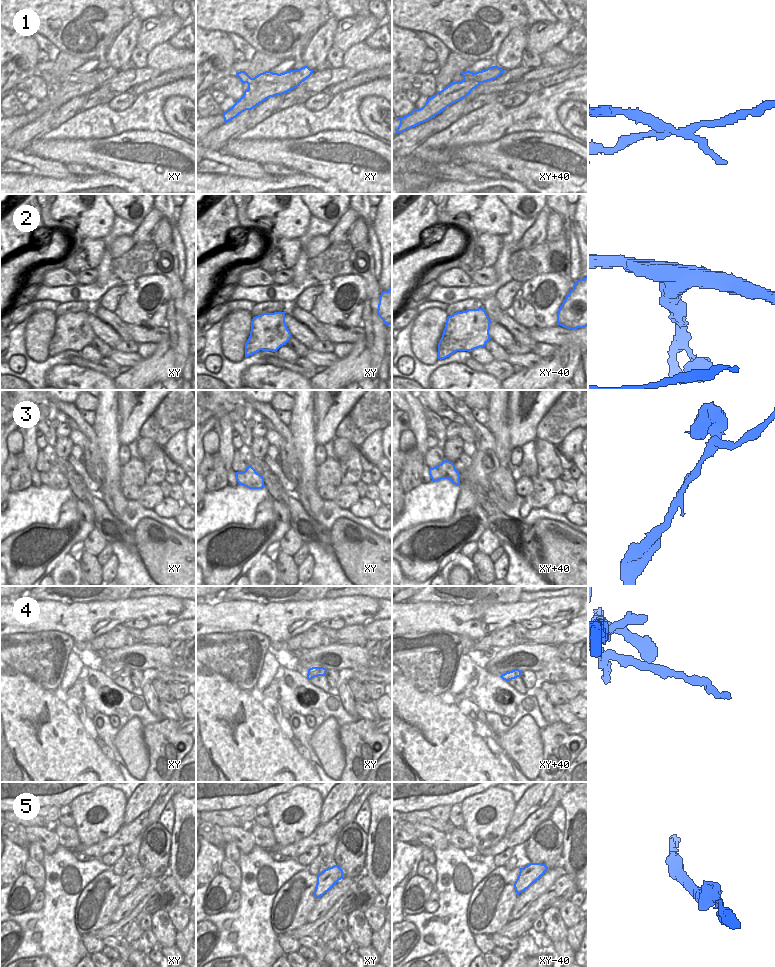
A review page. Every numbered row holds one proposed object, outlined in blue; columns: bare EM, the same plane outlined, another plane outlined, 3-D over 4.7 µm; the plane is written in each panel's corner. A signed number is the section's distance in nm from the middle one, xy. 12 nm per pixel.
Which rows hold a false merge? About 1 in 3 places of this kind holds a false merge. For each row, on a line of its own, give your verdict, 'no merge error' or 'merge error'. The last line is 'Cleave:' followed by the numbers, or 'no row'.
1: merge error
2: merge error
3: no merge error
4: no merge error
5: no merge error
Cleave: 1, 2

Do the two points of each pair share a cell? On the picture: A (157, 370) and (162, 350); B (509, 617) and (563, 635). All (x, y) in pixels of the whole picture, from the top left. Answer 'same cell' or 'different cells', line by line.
A: same cell
B: different cells

